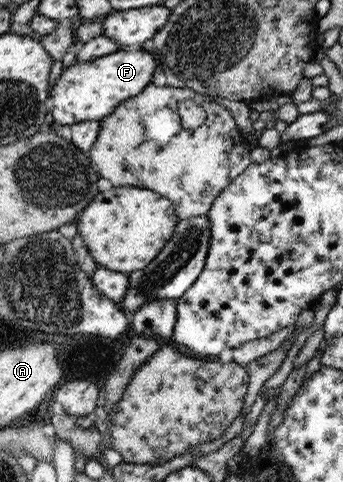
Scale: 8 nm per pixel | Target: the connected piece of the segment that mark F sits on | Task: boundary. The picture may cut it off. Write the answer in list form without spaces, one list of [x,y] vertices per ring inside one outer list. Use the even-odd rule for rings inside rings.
[[[139,46],[137,47],[136,51],[119,51],[116,53],[111,53],[110,55],[103,55],[102,57],[99,57],[93,61],[87,61],[86,63],[79,63],[74,62],[73,65],[69,65],[69,67],[65,67],[61,71],[61,75],[57,81],[55,81],[55,85],[53,85],[52,89],[50,89],[50,98],[53,102],[53,106],[51,106],[51,113],[59,123],[59,125],[69,125],[72,126],[73,124],[87,121],[87,120],[99,120],[102,121],[107,114],[111,114],[113,112],[113,109],[115,109],[115,106],[119,105],[119,102],[127,101],[131,99],[131,97],[136,97],[141,93],[141,91],[149,85],[149,81],[151,81],[151,75],[153,75],[153,71],[155,71],[155,59],[149,55],[149,53],[145,53],[145,51],[138,51]]]

